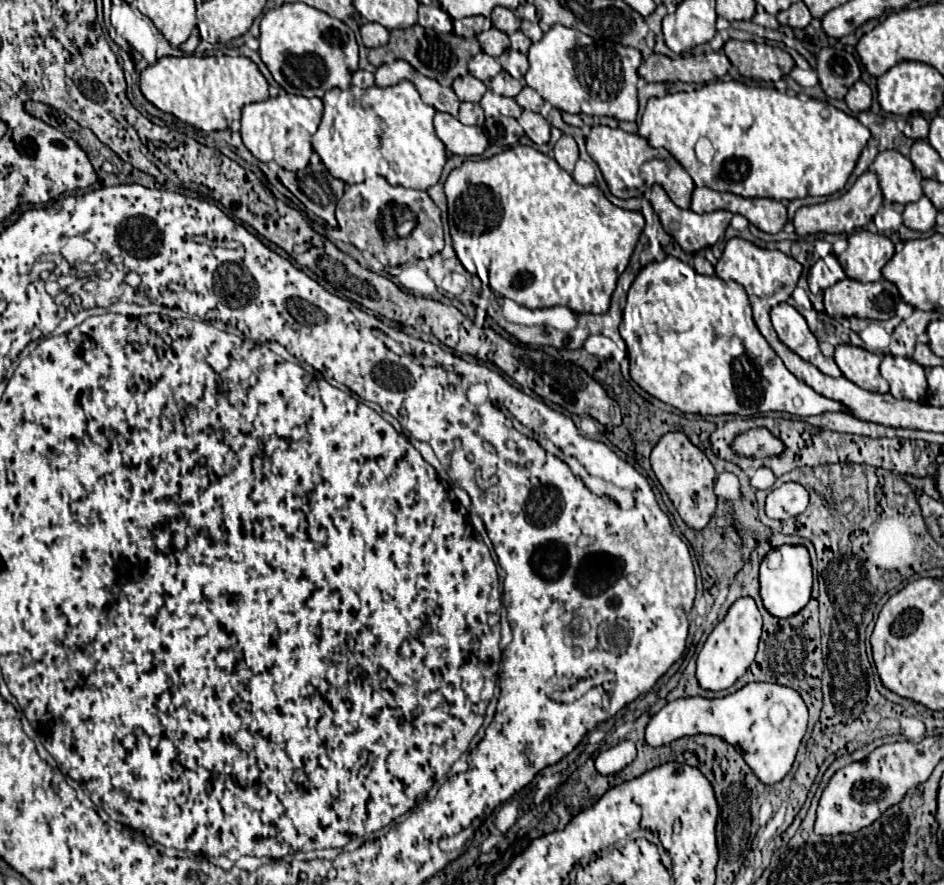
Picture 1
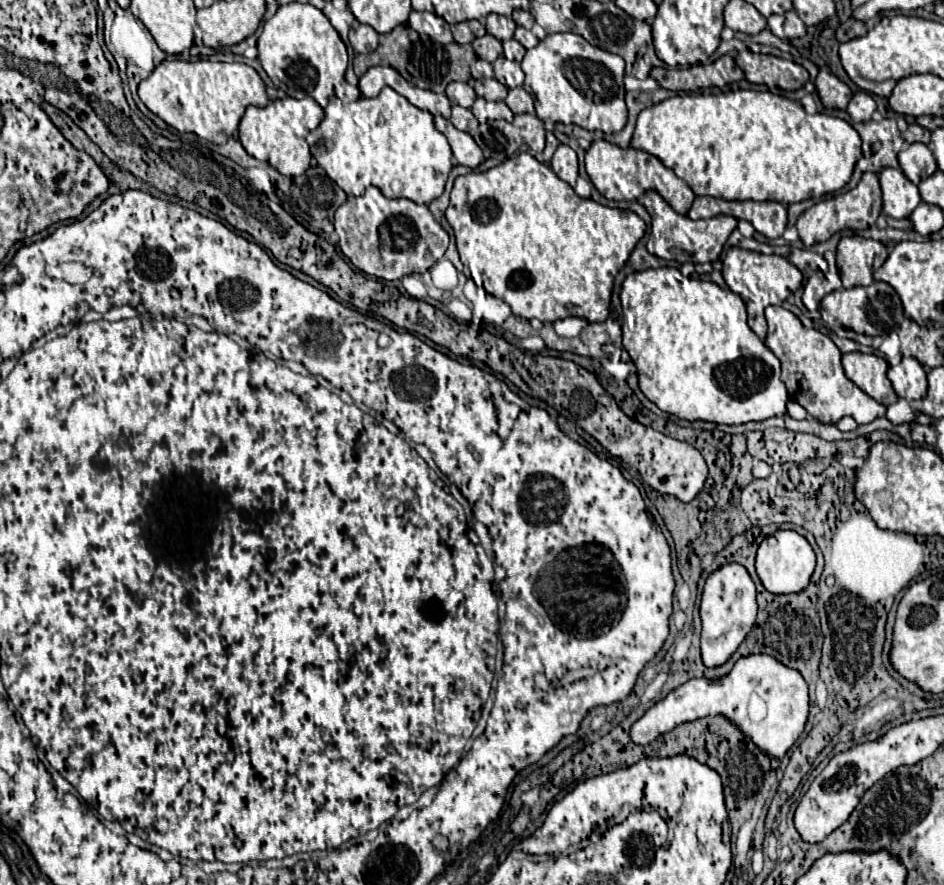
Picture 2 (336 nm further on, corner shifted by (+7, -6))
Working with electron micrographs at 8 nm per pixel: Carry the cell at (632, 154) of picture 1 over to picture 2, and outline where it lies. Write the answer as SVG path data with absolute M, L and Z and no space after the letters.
M606 140L594 142L586 152L586 172L596 190L608 200L638 200L646 190L656 190L678 214L686 214L694 202L694 192L680 180L674 170L666 168L656 156L644 150L622 150Z

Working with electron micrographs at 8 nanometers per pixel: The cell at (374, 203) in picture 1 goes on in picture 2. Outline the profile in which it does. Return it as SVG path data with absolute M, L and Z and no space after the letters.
M368 188L364 196L350 196L334 216L338 246L342 254L362 272L380 280L398 280L404 274L422 274L448 248L448 232L434 220L428 206L406 198L388 200L378 188Z

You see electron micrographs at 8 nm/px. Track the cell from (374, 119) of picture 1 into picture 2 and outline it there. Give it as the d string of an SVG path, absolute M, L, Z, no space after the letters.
M388 86L376 98L362 96L356 102L342 102L332 96L324 112L324 120L306 136L306 140L312 156L346 194L360 196L368 186L376 186L386 198L408 198L416 204L430 204L444 192L446 178L454 166L452 150L446 136L434 128L430 112L412 106L404 96Z

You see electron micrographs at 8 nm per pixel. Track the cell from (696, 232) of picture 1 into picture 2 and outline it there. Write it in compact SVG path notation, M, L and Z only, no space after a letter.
M648 190L644 194L644 206L646 206L648 214L652 216L652 232L650 232L650 240L648 240L648 252L658 258L664 258L664 260L676 260L680 264L684 264L684 262L704 264L704 262L718 260L728 236L738 226L738 220L732 216L726 216L726 214L706 218L706 220L690 220L688 216L676 214L664 202L664 198L660 198L660 194L656 194L656 190Z

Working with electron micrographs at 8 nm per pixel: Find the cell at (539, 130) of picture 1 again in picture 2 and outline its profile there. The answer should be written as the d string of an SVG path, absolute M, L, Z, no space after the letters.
M518 114L518 116L514 116L512 124L518 128L520 136L530 146L530 150L534 150L534 152L544 150L544 124L542 124L542 120L538 116Z

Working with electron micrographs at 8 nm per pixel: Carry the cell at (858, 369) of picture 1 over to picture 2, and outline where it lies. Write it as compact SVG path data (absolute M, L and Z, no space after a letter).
M850 352L842 356L842 364L846 376L876 402L890 406L898 400L898 394L894 392L886 376L888 362L884 358L878 358L874 354Z

